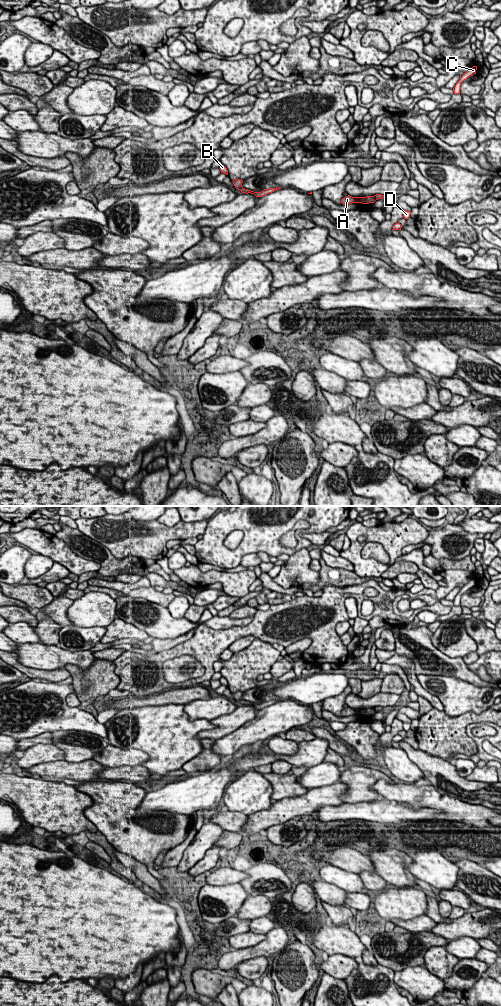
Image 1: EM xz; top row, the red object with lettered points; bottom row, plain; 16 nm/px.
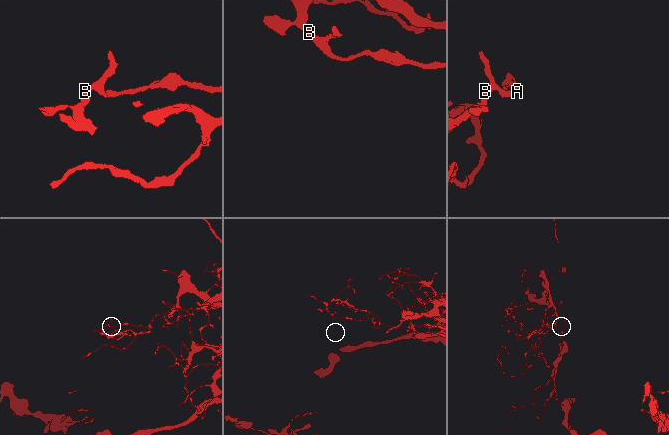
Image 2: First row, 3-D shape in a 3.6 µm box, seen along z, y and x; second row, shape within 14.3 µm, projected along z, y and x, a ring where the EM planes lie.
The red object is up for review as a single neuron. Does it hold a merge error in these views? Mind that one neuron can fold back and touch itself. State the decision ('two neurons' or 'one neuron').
two neurons

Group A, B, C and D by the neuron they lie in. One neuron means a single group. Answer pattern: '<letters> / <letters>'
A B / C D

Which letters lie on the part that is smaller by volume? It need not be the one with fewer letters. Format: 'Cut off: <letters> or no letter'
Cut off: A, B

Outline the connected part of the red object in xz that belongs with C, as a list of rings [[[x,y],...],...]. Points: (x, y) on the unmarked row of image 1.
[[[473,578],[472,580],[470,580],[466,585],[464,585],[459,593],[456,595],[455,599],[453,600],[454,606],[460,606],[460,602],[461,602],[461,595],[466,592],[467,590],[473,588],[474,586],[476,586],[476,582],[477,582],[477,578]]]

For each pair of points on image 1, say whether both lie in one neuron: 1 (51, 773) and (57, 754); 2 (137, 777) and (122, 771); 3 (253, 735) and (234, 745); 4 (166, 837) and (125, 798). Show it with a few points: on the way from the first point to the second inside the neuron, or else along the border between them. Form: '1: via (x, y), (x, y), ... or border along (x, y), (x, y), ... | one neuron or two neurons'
1: border along (63, 759), (41, 762), (32, 766) | two neurons
2: via (133, 773), (126, 772) | one neuron
3: via (248, 735), (244, 735), (239, 740) | one neuron
4: via (150, 835), (140, 835), (125, 820), (125, 814) | one neuron

